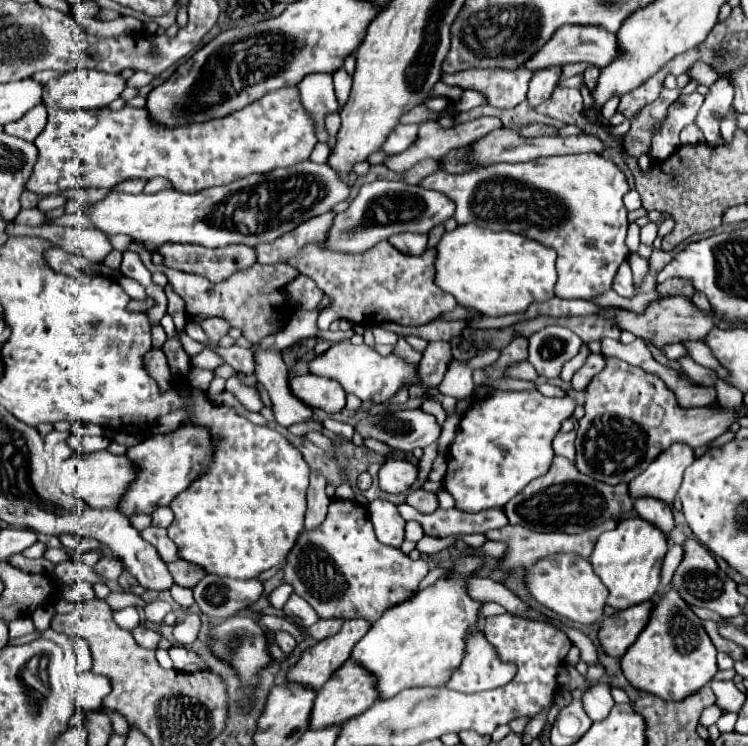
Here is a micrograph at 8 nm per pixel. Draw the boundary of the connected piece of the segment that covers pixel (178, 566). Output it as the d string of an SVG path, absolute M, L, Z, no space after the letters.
M175 560L167 564L167 568L175 584L187 586L187 588L193 588L205 576L205 570L201 570L201 566L193 566L193 562L185 562L185 560Z

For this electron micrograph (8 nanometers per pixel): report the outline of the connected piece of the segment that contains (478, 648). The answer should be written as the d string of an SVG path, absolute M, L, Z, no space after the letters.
M477 628L469 630L465 642L465 658L447 682L457 692L483 692L507 684L517 672L513 662L501 662L497 650L489 646L485 634Z

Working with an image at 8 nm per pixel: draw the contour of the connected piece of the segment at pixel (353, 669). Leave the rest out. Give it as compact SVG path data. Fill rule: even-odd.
M347 660L345 666L335 670L329 682L321 690L317 690L315 706L309 718L309 730L317 730L317 728L323 730L329 726L337 726L353 716L363 714L377 700L377 690L373 688L375 688L375 680L371 678L371 674L365 668L361 668L359 664L355 664L353 660Z

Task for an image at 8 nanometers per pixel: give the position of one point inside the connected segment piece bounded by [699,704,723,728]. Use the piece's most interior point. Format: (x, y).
(710, 715)

